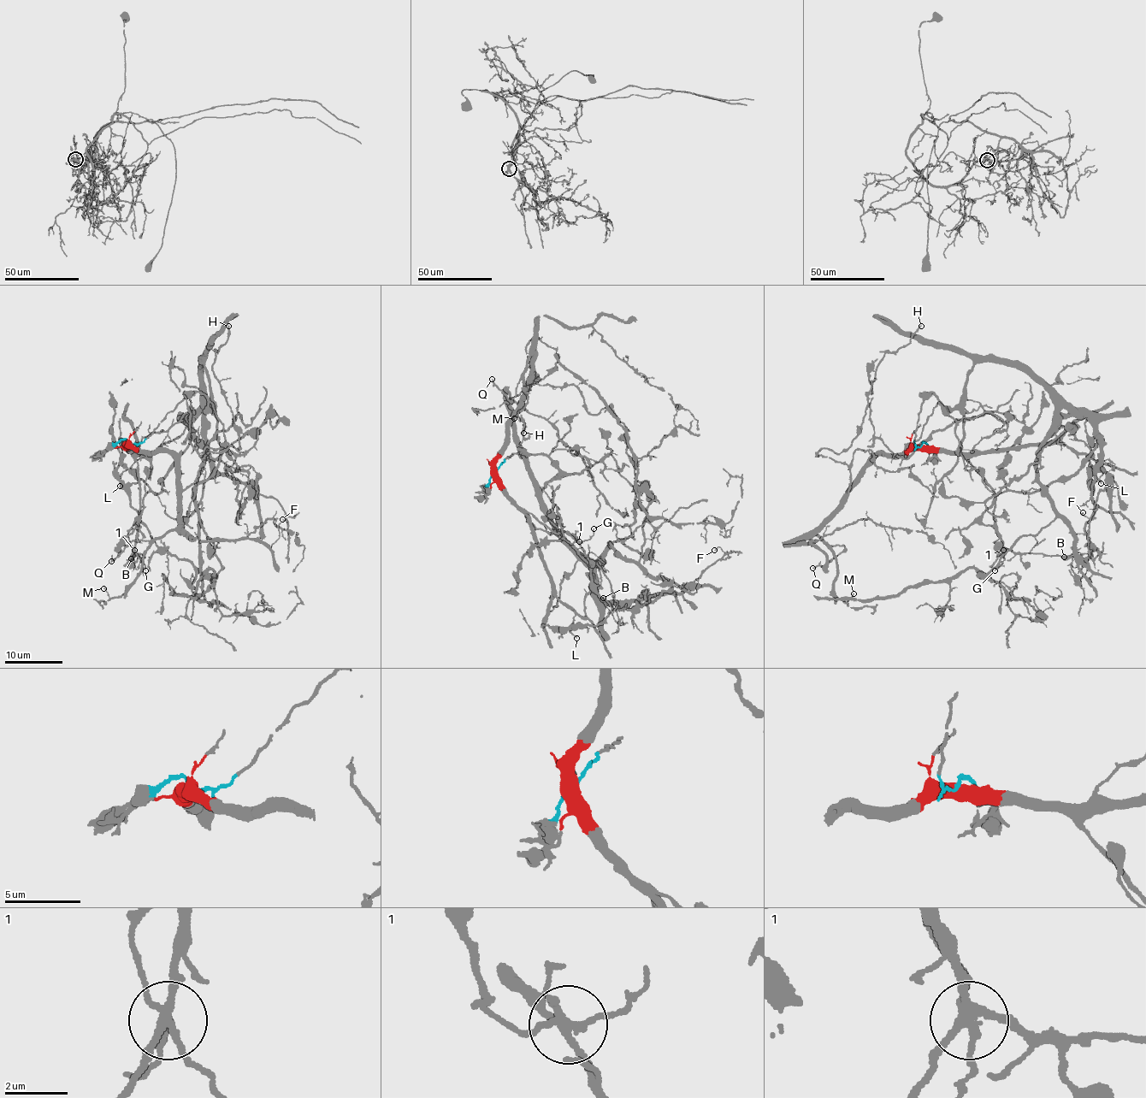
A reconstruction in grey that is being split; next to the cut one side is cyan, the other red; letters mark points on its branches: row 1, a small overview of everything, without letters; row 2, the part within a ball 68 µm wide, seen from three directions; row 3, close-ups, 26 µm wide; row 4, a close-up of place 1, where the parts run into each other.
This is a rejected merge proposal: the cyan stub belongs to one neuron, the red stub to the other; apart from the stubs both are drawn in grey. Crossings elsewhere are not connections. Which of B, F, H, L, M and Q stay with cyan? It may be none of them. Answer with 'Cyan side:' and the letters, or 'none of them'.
Cyan side: F

